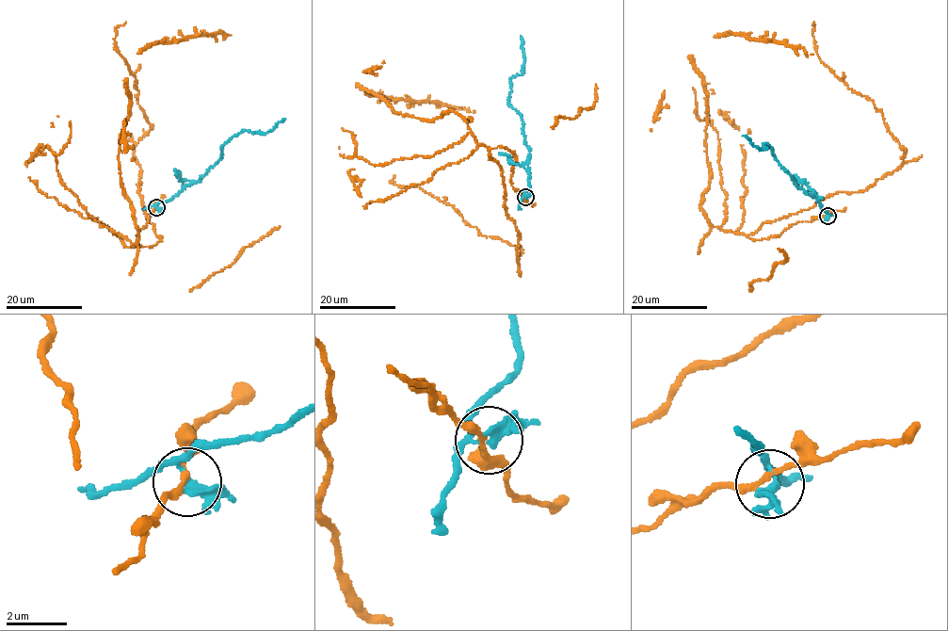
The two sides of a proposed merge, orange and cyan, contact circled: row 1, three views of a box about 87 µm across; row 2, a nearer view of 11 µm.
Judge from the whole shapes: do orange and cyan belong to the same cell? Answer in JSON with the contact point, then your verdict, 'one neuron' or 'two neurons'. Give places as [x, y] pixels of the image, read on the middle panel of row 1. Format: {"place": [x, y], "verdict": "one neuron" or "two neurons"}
{"place": [525, 197], "verdict": "two neurons"}

